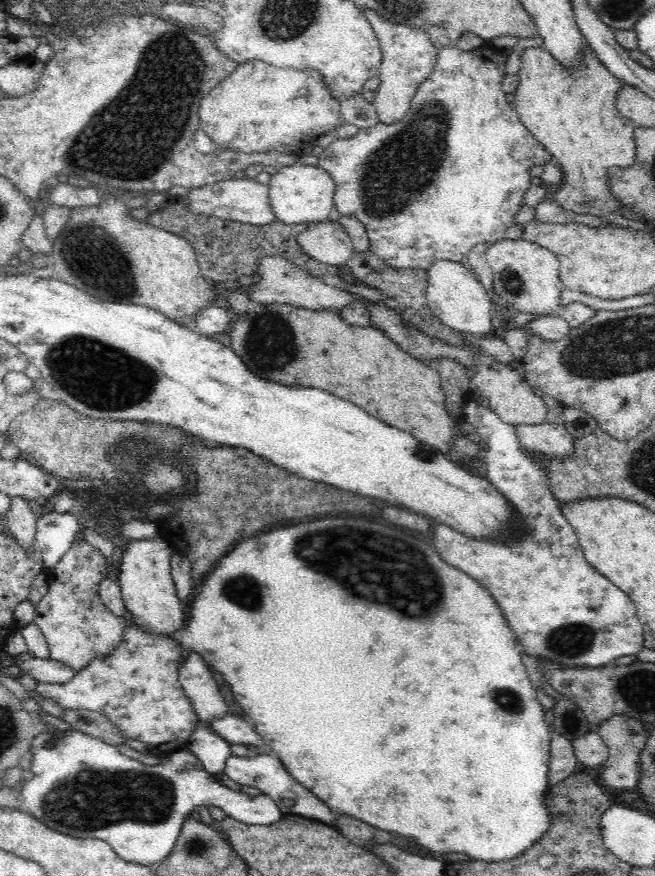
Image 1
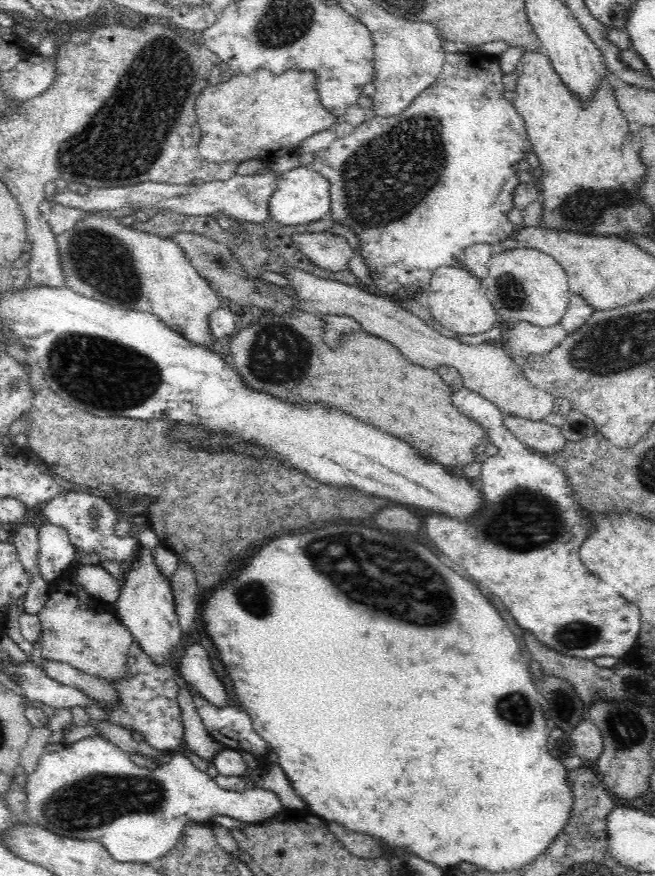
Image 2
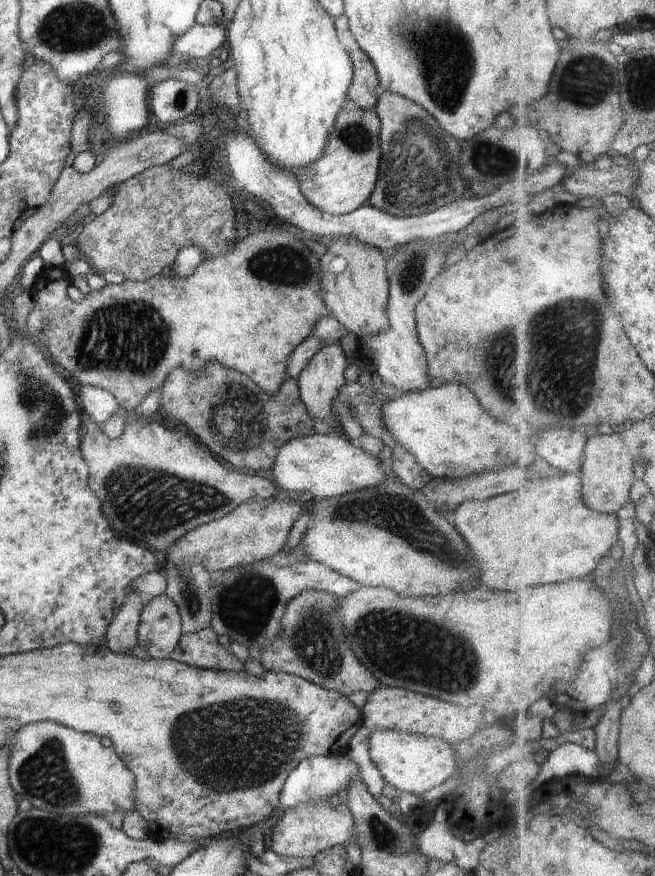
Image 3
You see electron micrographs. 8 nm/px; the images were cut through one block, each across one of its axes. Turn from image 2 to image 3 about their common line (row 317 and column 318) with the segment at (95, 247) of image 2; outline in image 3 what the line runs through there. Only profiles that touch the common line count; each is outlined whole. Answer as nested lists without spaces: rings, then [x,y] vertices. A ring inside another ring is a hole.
[[[346,98],[342,110],[336,116],[322,156],[306,168],[294,172],[302,196],[322,212],[331,215],[345,215],[367,204],[378,180],[381,156],[379,118],[375,111],[348,108],[348,102],[350,99]]]

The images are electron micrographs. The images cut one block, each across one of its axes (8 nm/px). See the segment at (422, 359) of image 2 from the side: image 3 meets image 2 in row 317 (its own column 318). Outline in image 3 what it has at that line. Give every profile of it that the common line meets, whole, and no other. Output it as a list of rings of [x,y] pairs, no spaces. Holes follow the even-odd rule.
[[[326,344],[322,350],[318,350],[318,354],[310,359],[306,368],[297,376],[297,383],[300,391],[300,398],[308,410],[308,414],[315,419],[324,422],[335,422],[337,414],[334,409],[334,403],[337,401],[340,388],[348,382],[344,378],[344,370],[349,365],[341,344]]]

